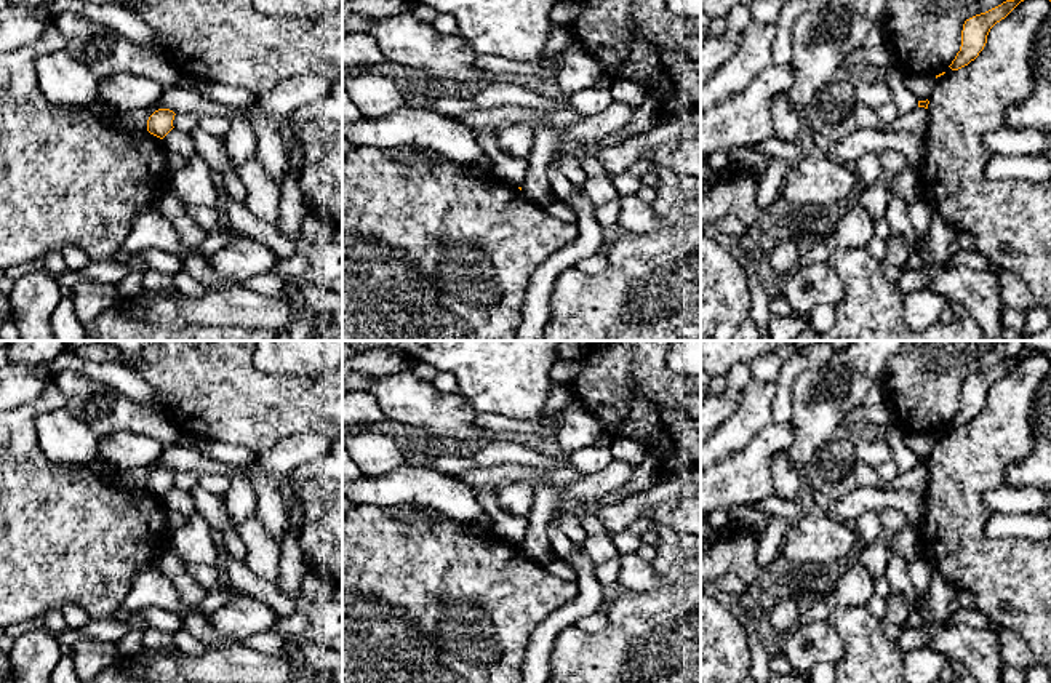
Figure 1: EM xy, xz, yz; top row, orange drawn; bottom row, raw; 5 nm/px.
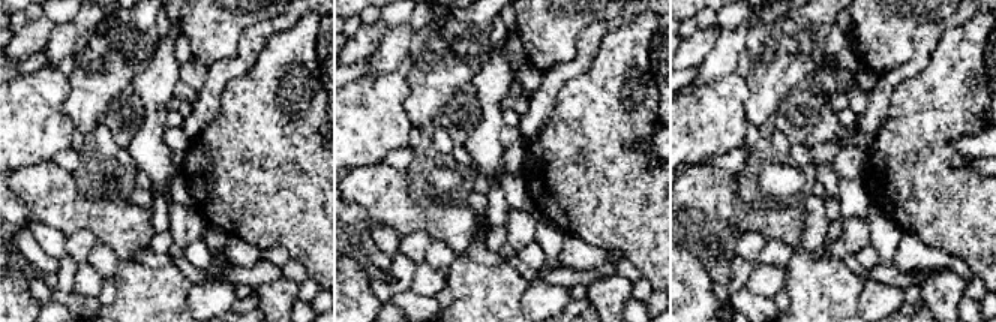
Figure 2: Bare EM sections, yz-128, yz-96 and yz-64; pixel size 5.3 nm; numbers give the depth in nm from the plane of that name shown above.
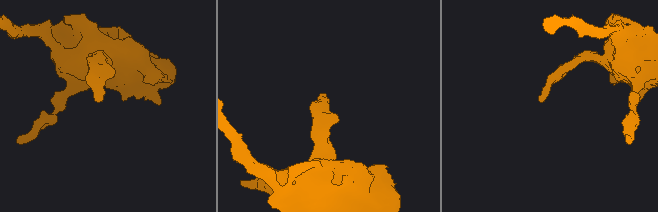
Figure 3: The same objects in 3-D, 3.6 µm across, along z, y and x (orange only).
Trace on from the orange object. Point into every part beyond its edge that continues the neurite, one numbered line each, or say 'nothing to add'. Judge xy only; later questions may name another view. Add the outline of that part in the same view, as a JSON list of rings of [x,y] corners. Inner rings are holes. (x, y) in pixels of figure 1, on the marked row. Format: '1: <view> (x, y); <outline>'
nothing to add

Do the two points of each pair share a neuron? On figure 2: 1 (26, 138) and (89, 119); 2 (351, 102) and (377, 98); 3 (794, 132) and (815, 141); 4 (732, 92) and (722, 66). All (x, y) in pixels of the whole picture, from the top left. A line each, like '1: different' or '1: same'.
1: different
2: same
3: different
4: different

